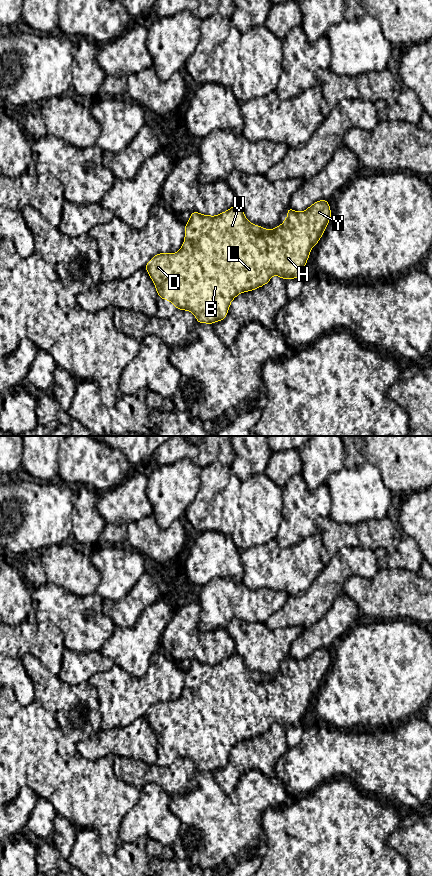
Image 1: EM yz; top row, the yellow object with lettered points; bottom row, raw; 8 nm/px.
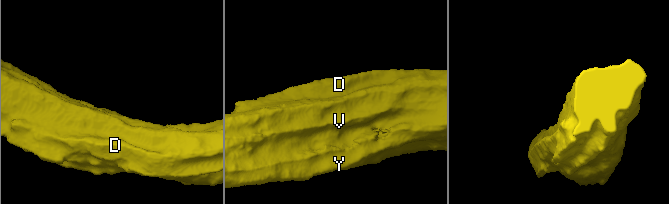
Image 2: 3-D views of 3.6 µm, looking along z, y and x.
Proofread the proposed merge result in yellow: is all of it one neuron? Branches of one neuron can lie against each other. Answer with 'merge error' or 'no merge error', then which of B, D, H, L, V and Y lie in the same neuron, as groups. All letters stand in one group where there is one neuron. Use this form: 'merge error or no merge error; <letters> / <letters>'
no merge error; B D H L V Y

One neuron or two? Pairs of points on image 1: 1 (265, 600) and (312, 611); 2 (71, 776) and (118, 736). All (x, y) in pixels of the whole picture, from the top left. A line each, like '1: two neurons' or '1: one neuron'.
1: two neurons
2: two neurons

